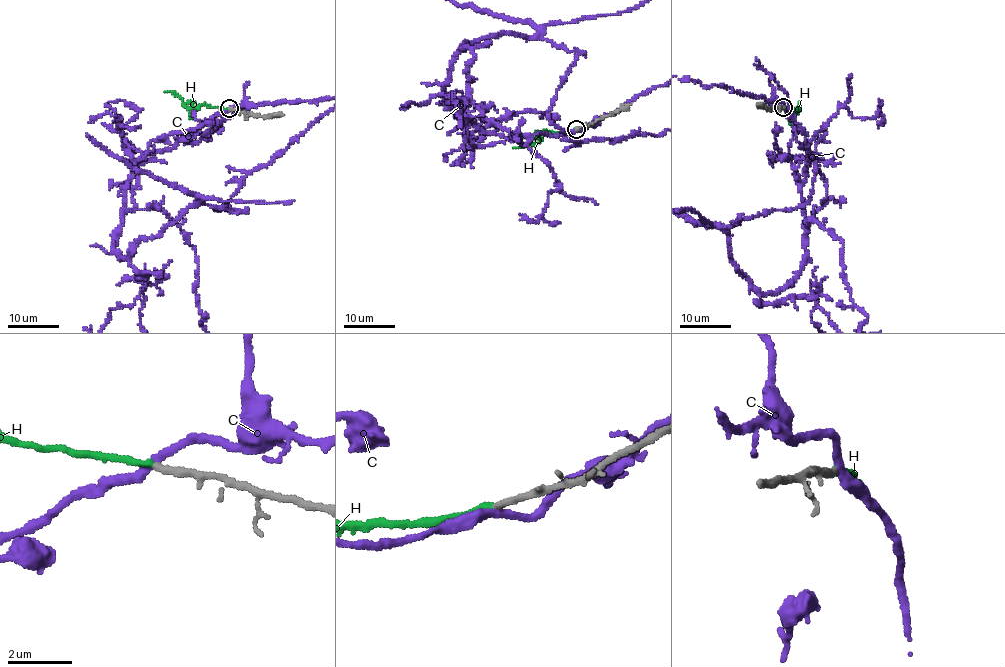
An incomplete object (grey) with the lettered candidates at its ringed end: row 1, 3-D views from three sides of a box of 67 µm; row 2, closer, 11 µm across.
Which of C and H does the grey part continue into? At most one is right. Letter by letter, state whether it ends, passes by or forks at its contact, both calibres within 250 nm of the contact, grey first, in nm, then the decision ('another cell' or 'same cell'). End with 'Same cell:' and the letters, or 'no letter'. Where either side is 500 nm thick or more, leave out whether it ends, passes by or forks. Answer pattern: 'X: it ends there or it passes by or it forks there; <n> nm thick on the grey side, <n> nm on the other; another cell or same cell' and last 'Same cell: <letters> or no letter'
C: it passes by; 200 nm thick on the grey side, 260 nm on the other; another cell
H: it ends there; 200 nm thick on the grey side, 180 nm on the other; same cell
Same cell: H

